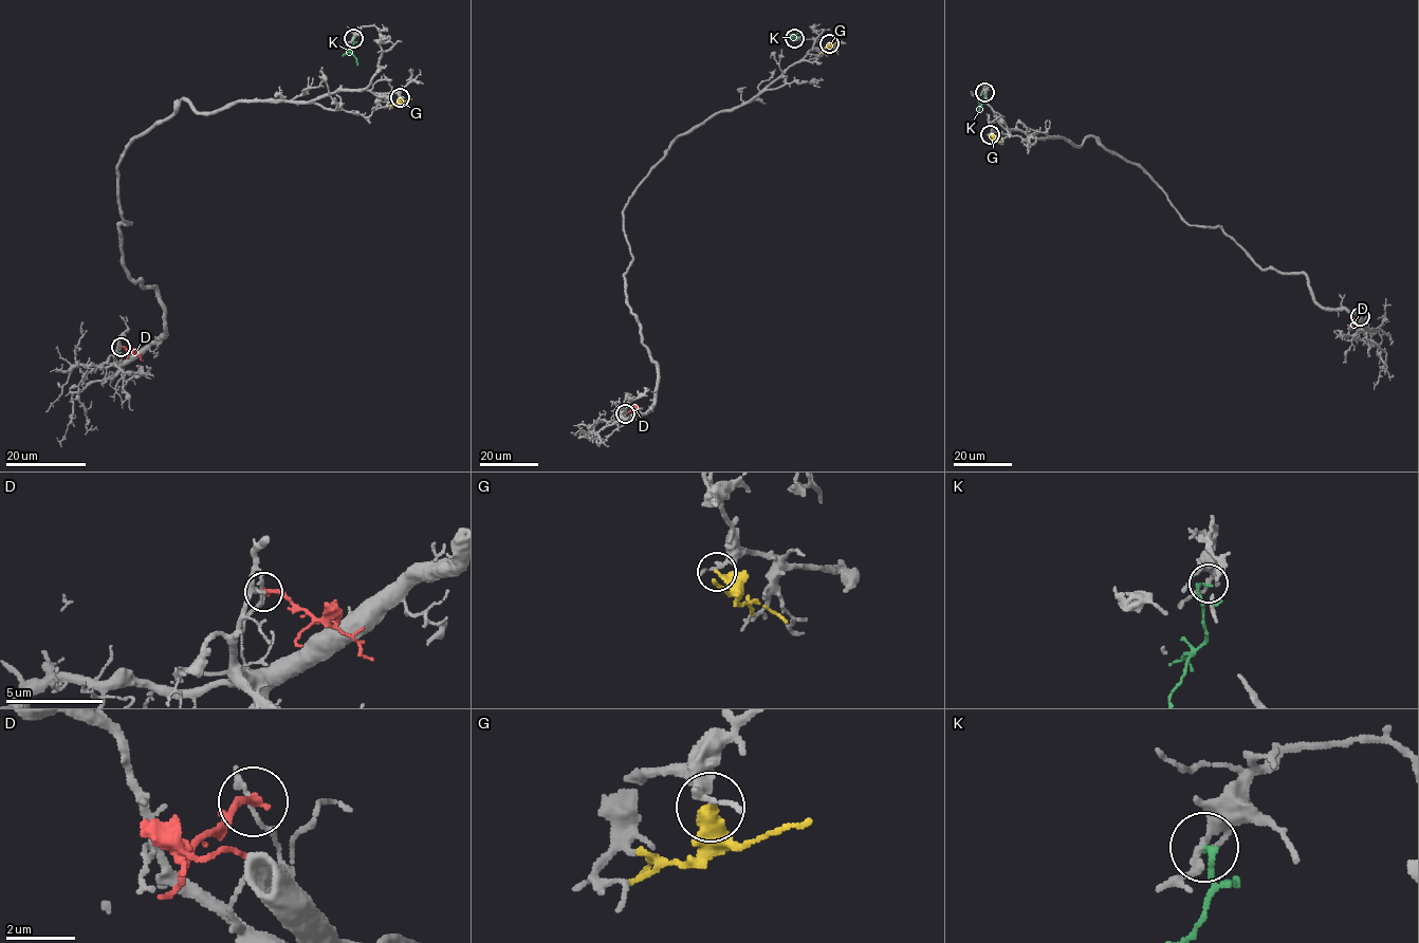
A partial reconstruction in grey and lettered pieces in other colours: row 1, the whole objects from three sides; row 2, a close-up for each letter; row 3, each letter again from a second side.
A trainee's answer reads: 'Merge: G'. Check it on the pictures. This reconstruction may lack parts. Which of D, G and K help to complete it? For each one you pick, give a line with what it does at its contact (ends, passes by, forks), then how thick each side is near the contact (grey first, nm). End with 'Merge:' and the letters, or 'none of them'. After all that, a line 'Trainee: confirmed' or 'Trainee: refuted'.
Merge: none of them
Trainee: refuted

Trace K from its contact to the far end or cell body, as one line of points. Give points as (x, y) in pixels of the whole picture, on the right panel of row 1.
K: (984, 92), (979, 111)

